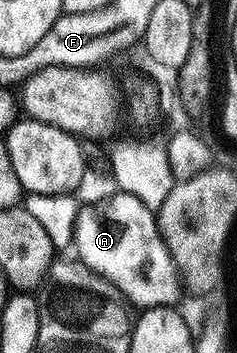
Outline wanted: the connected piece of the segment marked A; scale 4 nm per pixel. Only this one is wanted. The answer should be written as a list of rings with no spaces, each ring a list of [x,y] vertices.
[[[114,193],[96,207],[85,206],[78,212],[73,247],[87,267],[102,275],[116,292],[132,299],[139,309],[175,305],[181,291],[181,276],[175,268],[163,234],[159,232],[157,215],[137,197]]]

